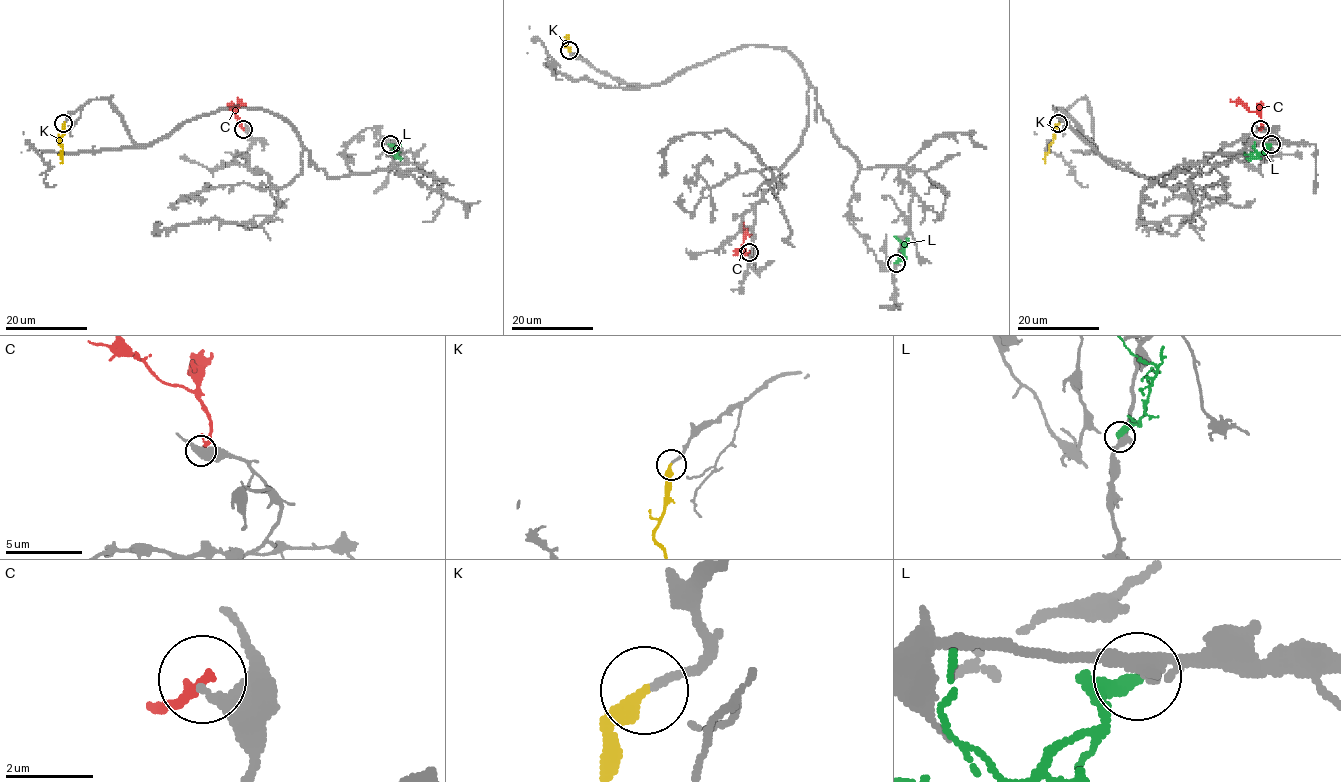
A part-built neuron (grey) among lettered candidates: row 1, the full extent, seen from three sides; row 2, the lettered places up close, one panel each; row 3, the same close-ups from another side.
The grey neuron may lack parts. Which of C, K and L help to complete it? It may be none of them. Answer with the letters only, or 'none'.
K

